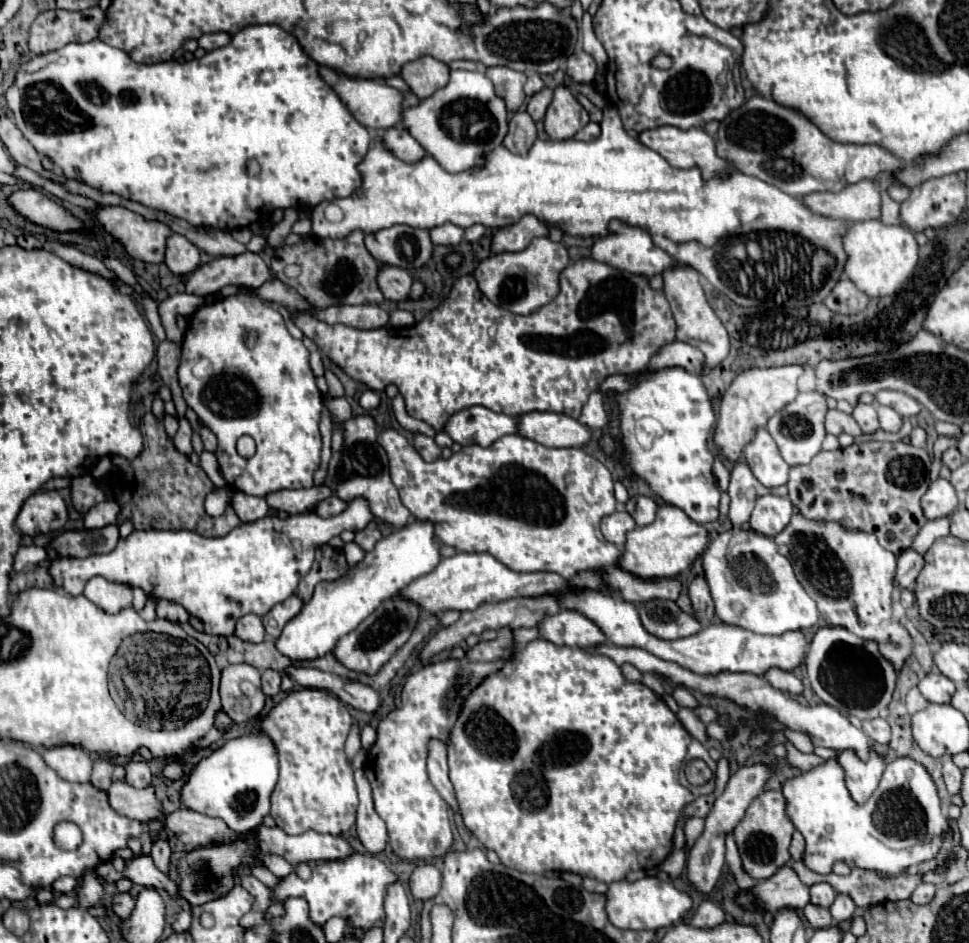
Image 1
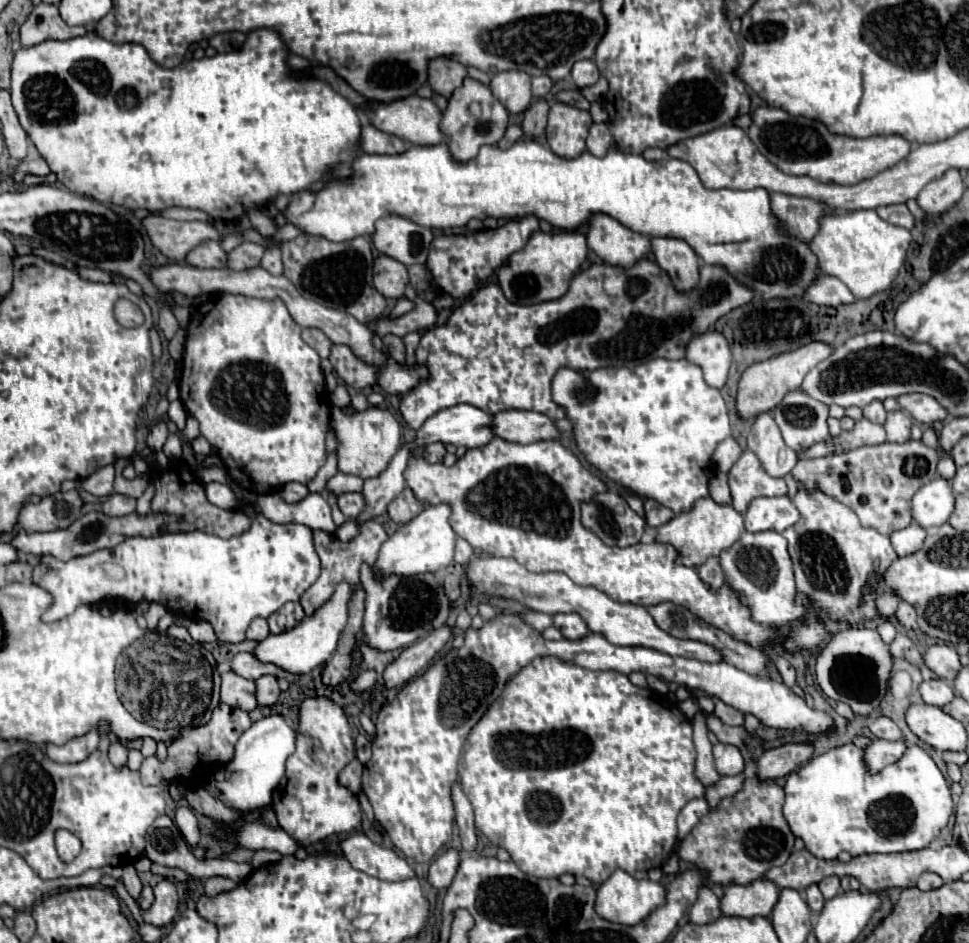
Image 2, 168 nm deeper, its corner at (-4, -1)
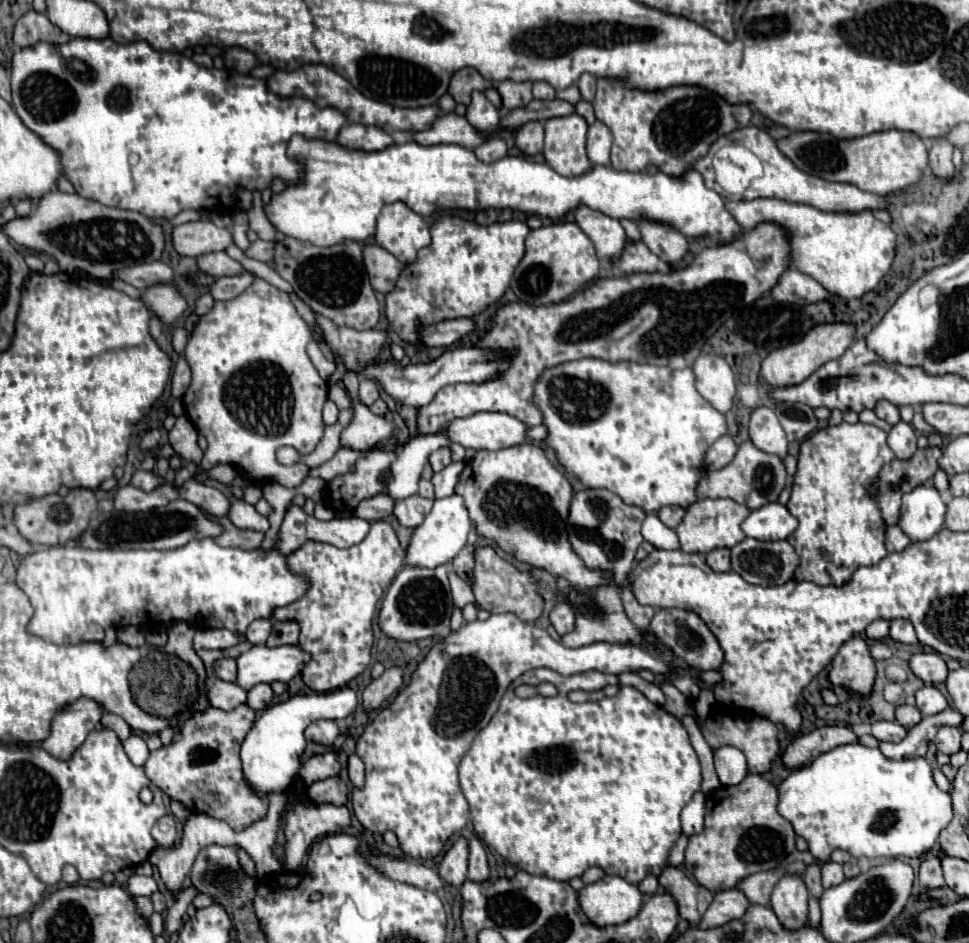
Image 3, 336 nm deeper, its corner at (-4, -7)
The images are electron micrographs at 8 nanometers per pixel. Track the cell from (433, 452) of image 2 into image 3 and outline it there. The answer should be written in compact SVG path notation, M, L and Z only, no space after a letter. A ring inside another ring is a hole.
M440 448L436 452L430 454L430 466L434 472L440 472L442 468L446 468L450 464L450 448Z

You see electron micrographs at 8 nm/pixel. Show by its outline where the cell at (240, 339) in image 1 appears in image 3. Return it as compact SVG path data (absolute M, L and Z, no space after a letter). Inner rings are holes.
M256 278L234 300L216 302L214 308L200 318L184 350L192 370L192 382L182 396L186 416L208 440L200 468L208 470L216 462L228 462L254 484L278 482L284 488L298 488L304 482L310 468L306 464L278 464L276 448L294 446L300 454L310 454L324 434L322 406L328 398L328 384L318 376L306 354L308 342L312 342L312 332L298 316L288 294L262 278Z

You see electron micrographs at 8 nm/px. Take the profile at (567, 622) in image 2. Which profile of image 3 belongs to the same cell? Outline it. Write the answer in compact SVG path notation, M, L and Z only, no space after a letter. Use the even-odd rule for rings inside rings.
M558 602L550 612L550 622L560 636L570 634L574 630L574 620L576 620L576 614L566 602Z

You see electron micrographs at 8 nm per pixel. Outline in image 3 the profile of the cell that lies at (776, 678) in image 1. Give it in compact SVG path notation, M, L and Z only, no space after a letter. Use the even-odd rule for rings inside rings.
M678 608L658 610L650 622L650 632L656 634L662 644L672 648L672 652L692 668L718 670L724 664L724 652L722 652L716 636L708 630L708 626L694 612L686 612L686 610L678 610Z

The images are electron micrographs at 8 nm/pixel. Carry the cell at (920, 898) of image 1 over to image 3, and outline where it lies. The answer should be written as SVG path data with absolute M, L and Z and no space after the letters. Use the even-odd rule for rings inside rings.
M932 858L932 860L924 860L918 872L918 880L920 886L924 890L936 890L944 886L944 878L942 878L942 868L940 868L940 858Z

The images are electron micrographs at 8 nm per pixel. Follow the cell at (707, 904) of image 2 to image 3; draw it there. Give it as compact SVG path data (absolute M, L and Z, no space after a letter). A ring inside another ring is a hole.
M666 866L662 874L658 876L660 884L664 886L666 892L670 892L678 900L678 910L680 916L690 922L690 926L698 926L706 908L712 904L714 896L700 884L692 882L684 870L676 866Z

